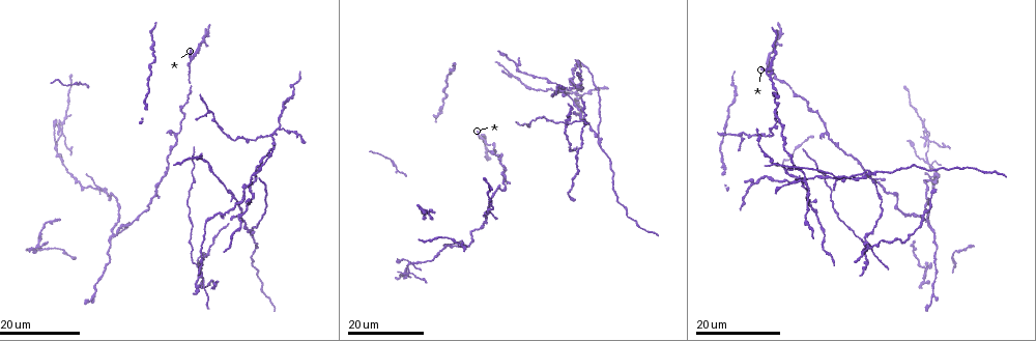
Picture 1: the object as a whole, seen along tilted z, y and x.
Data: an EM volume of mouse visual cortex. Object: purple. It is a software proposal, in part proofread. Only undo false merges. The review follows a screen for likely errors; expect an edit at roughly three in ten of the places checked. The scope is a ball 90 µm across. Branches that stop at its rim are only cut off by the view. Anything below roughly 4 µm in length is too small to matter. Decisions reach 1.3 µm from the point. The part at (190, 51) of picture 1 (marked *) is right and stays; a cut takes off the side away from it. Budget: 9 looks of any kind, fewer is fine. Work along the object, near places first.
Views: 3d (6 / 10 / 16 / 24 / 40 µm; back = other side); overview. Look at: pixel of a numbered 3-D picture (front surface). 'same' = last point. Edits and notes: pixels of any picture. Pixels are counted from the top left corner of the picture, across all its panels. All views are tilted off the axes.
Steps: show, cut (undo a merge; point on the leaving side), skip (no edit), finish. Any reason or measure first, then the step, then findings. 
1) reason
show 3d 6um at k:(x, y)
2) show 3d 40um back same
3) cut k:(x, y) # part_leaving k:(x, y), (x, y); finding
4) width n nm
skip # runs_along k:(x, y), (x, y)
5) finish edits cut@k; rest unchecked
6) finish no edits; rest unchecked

two arms in line, one across
show 3d 24um at 1:(926, 160)

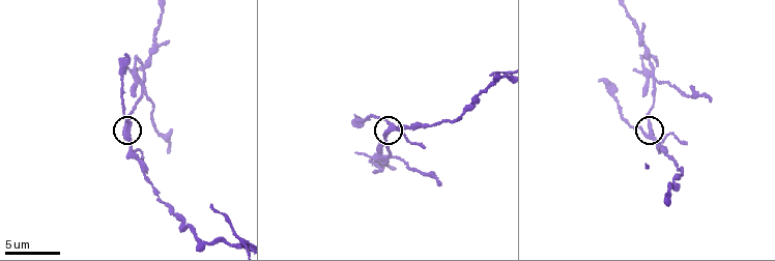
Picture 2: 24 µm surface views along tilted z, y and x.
show 3d 10um at 2:(128, 135)

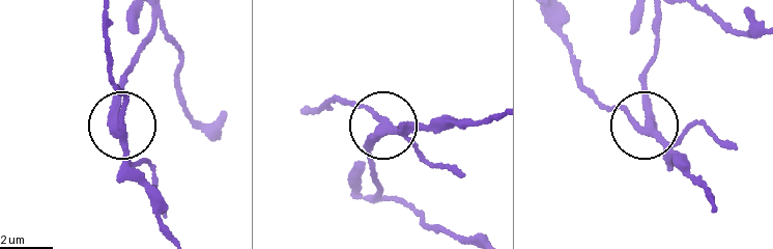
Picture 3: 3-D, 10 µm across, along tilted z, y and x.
zoom in
show 3d 6um at 3:(118, 120)

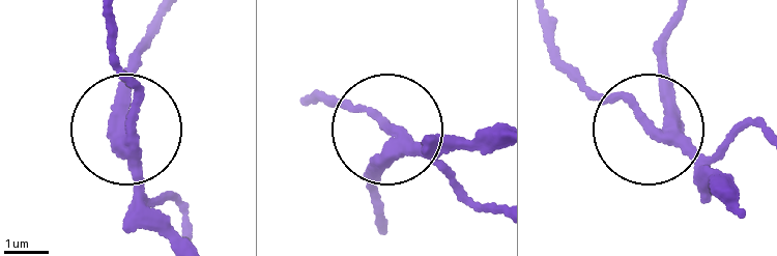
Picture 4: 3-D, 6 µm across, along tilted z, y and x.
side_arm 8 um
cut 4:(170, 195) # part_leaving 4:(140, 163), (138, 106), (113, 28); a second neuron is stuck on

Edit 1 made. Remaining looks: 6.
show overview

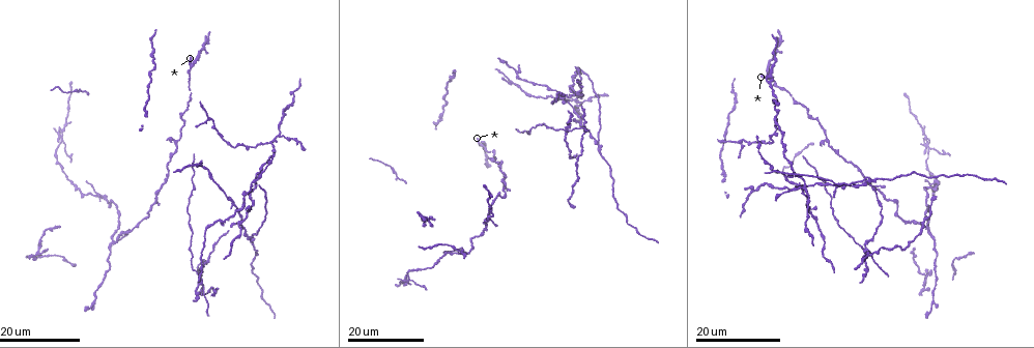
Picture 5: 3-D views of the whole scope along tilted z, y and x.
arms part here
show 3d 16um at 5:(826, 142)

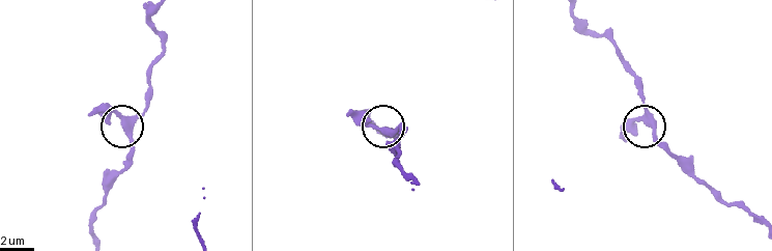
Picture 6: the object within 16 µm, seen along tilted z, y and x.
show 3d 6um at 6:(122, 121)

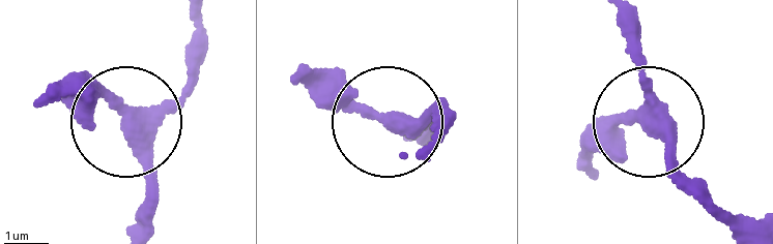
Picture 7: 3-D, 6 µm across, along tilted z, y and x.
skip # runs_along 7:(621, 16), (650, 104), (579, 154); continuous, no second neuron

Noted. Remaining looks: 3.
arms part here
show 3d 16um at 5:(249, 195)

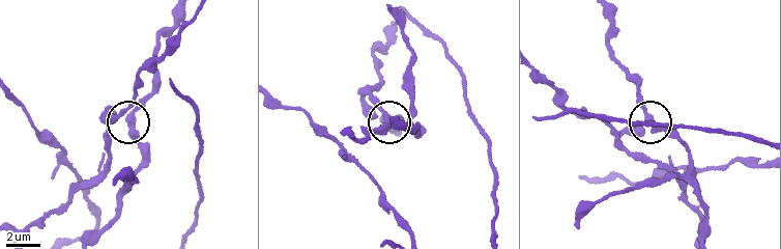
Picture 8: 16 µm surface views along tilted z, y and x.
show 3d 10um at 8:(131, 122)

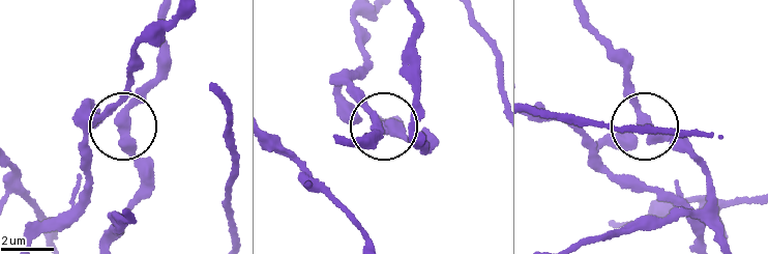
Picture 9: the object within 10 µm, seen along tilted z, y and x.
width 310 nm
skip # all the same neuron

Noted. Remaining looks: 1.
finish edits cut@4; rest unchecked

